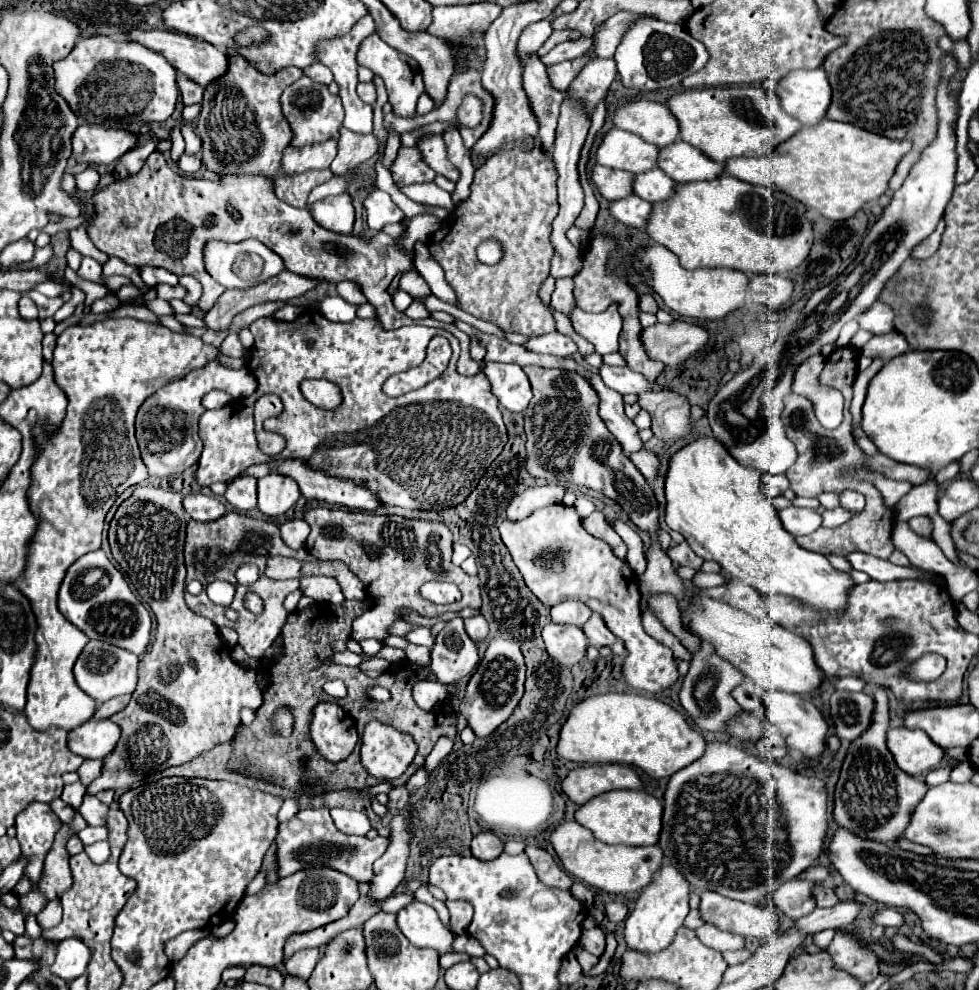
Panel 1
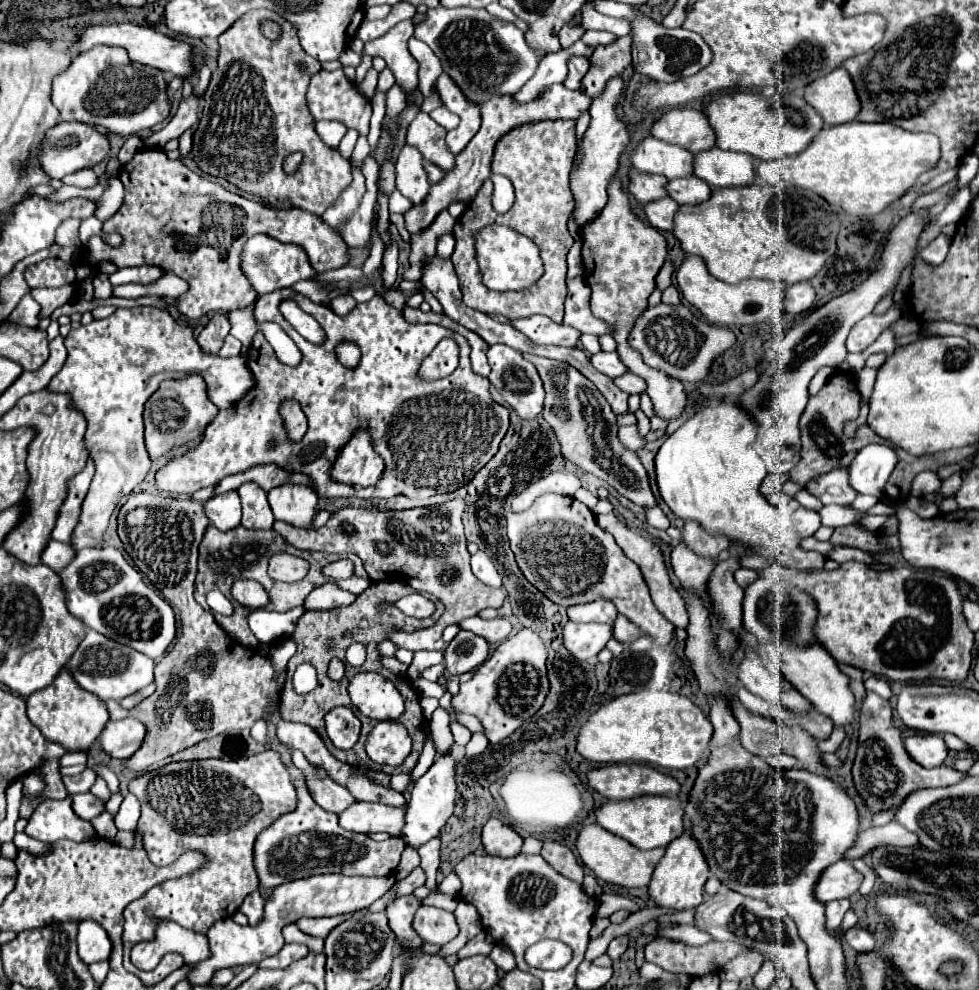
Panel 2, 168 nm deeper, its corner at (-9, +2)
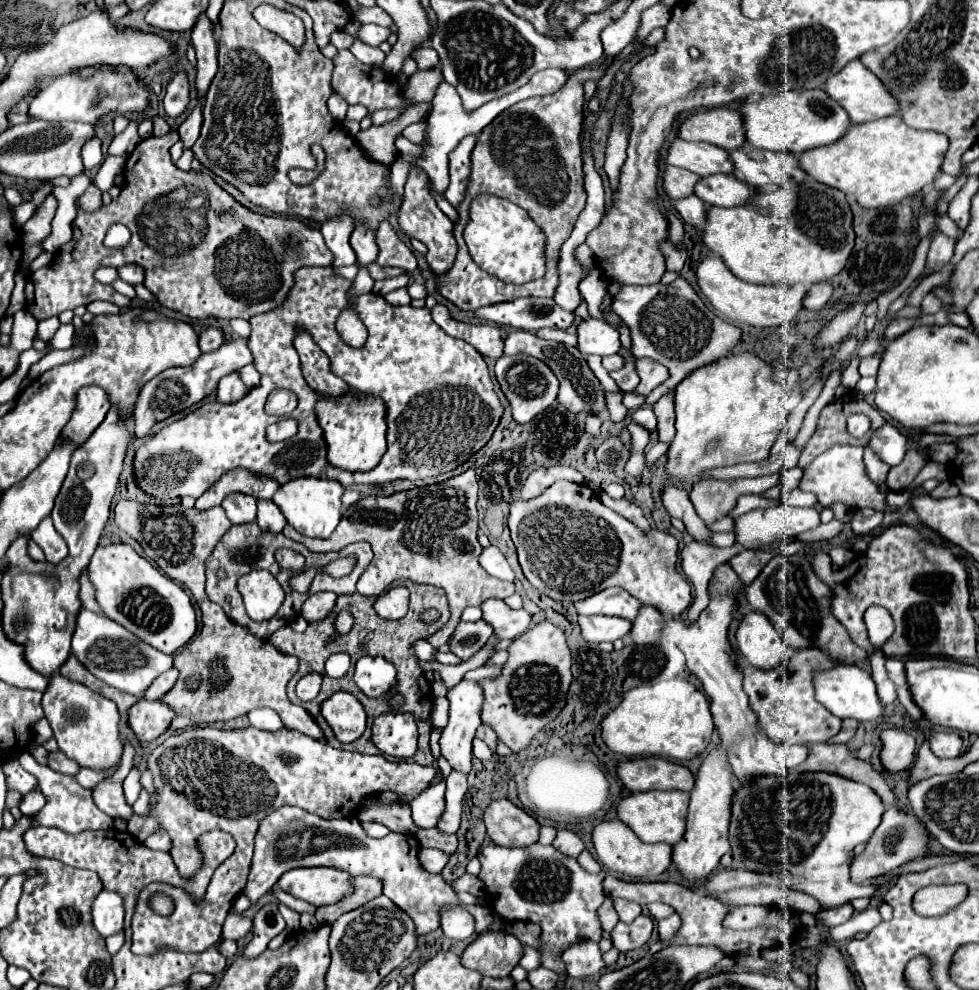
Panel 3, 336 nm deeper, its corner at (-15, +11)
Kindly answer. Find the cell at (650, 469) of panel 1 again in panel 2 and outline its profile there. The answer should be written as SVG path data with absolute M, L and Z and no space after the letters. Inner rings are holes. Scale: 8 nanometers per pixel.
M620 426L618 438L620 438L620 442L622 442L628 450L632 450L634 454L638 454L638 450L642 450L642 448L646 446L646 438L638 432L636 426Z

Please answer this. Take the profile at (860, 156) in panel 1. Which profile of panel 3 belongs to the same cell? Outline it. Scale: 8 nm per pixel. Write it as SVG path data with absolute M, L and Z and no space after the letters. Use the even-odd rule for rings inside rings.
M900 115L878 121L852 125L848 133L832 145L810 149L800 155L800 167L820 183L840 189L846 195L856 195L856 201L866 209L882 209L900 203L906 197L934 183L940 173L948 137L936 131L916 131L908 127Z

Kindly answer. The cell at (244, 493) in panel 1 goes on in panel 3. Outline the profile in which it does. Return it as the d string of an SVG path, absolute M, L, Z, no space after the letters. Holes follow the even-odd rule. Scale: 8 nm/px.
M258 501L256 523L260 525L260 529L270 531L270 533L280 533L286 527L284 515L280 513L280 509L276 509L272 501Z

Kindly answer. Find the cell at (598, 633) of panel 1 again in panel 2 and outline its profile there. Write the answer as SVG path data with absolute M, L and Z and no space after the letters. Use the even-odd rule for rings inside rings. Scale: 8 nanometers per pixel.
M620 614L616 616L616 620L614 620L614 624L612 624L612 632L614 632L614 640L618 640L618 642L622 642L622 644L630 644L630 642L634 642L638 636L642 636L642 632L640 632L634 624L630 624L630 620L622 618Z

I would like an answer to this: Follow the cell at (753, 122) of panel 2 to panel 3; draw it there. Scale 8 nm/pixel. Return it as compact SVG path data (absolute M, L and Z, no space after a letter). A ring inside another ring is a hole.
M824 89L788 91L774 97L764 97L758 103L744 103L740 113L746 123L746 145L776 153L796 153L798 159L804 151L838 141L852 125L844 107Z

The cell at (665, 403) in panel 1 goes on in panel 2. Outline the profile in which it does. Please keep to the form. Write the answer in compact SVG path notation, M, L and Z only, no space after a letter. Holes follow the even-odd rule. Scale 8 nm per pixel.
M626 372L622 378L616 378L614 382L616 382L618 388L622 388L628 394L642 394L642 392L646 392L646 382L640 376L630 374L630 372Z

